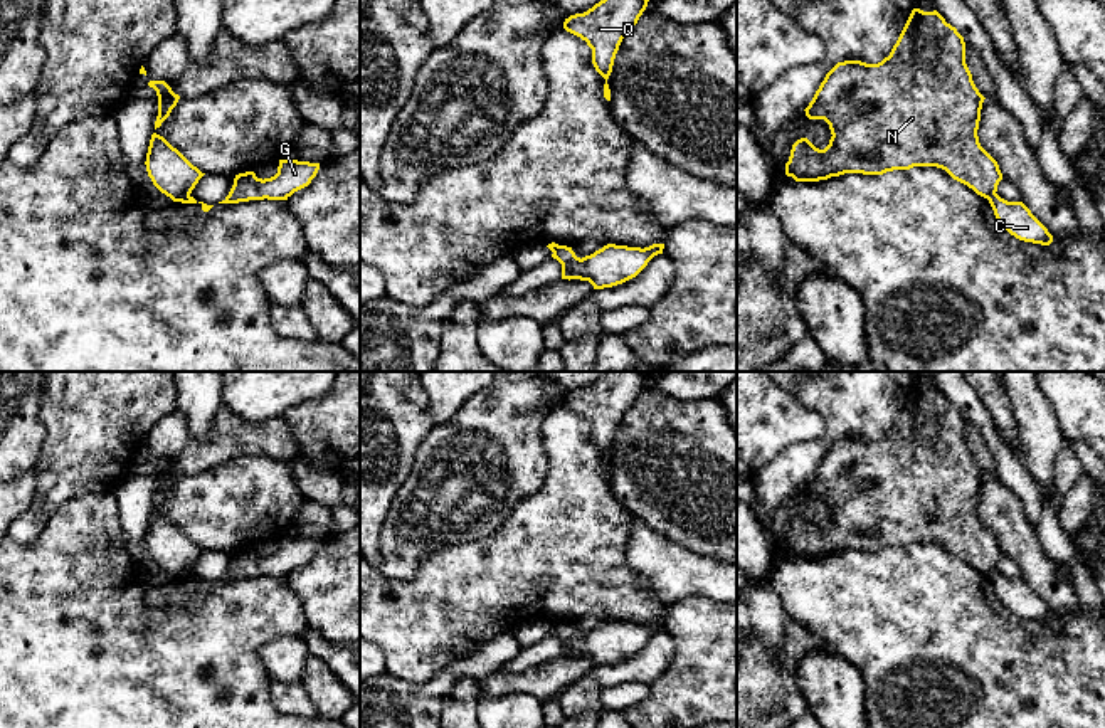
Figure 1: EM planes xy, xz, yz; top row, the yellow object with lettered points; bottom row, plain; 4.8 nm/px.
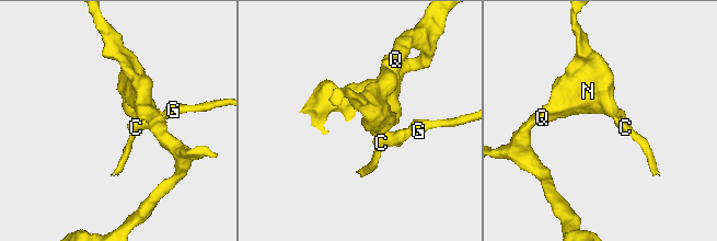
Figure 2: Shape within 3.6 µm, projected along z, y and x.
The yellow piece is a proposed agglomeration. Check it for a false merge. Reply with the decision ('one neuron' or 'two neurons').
two neurons

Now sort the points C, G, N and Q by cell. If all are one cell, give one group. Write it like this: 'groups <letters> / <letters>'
groups C G / N Q

